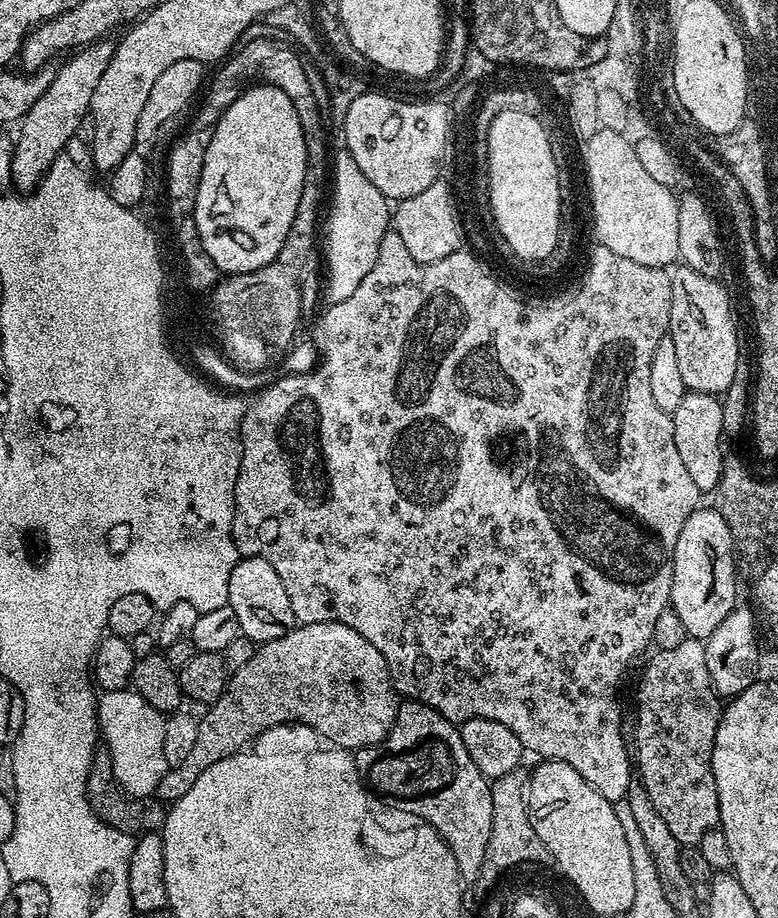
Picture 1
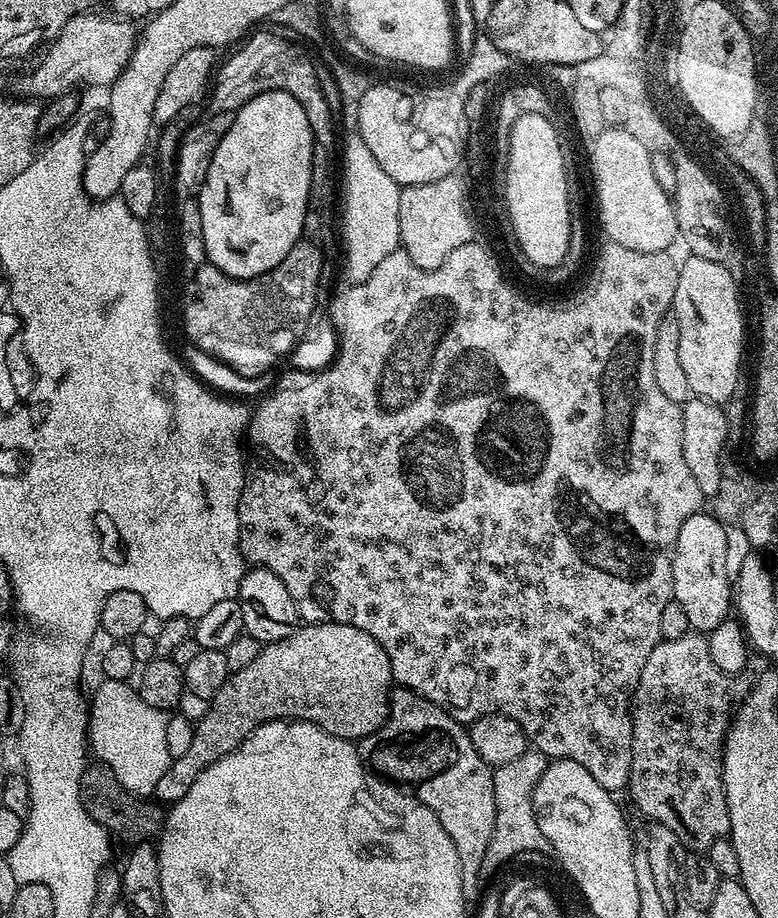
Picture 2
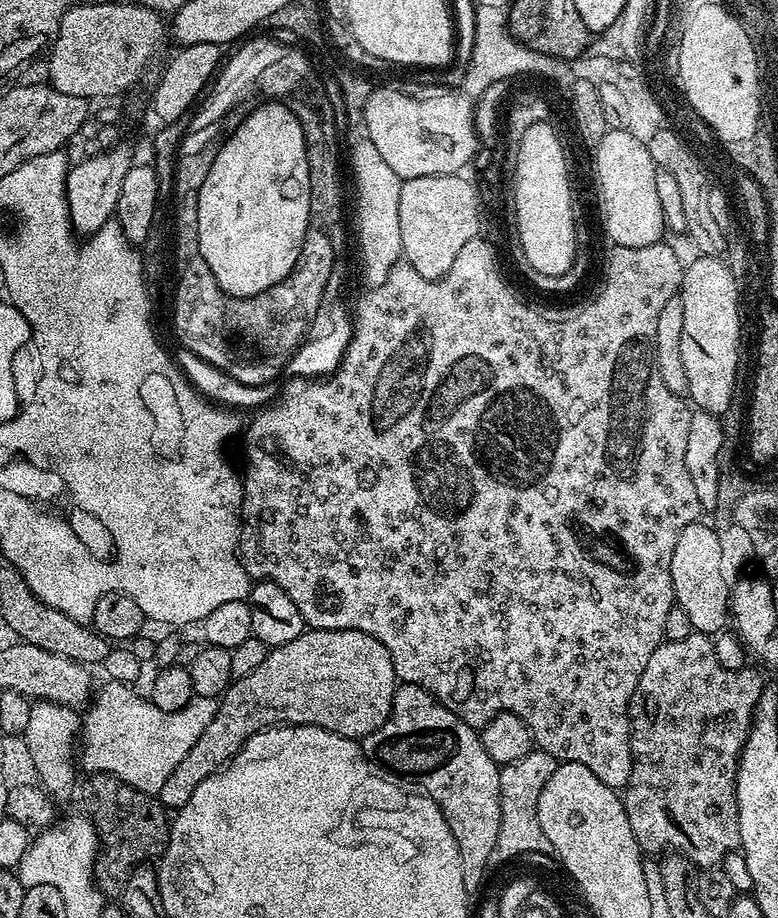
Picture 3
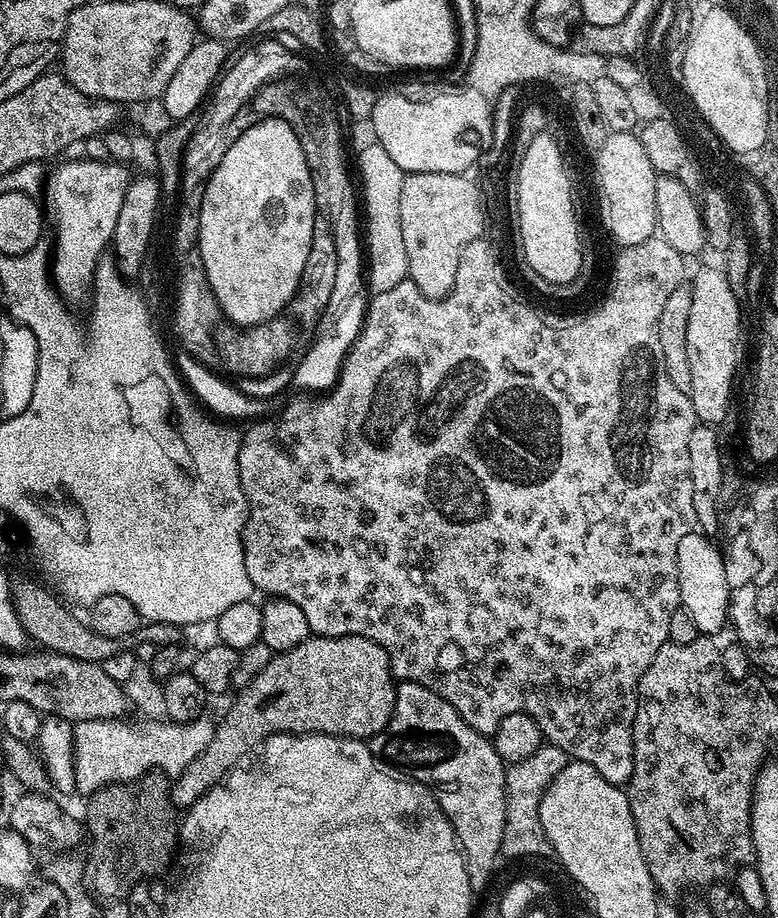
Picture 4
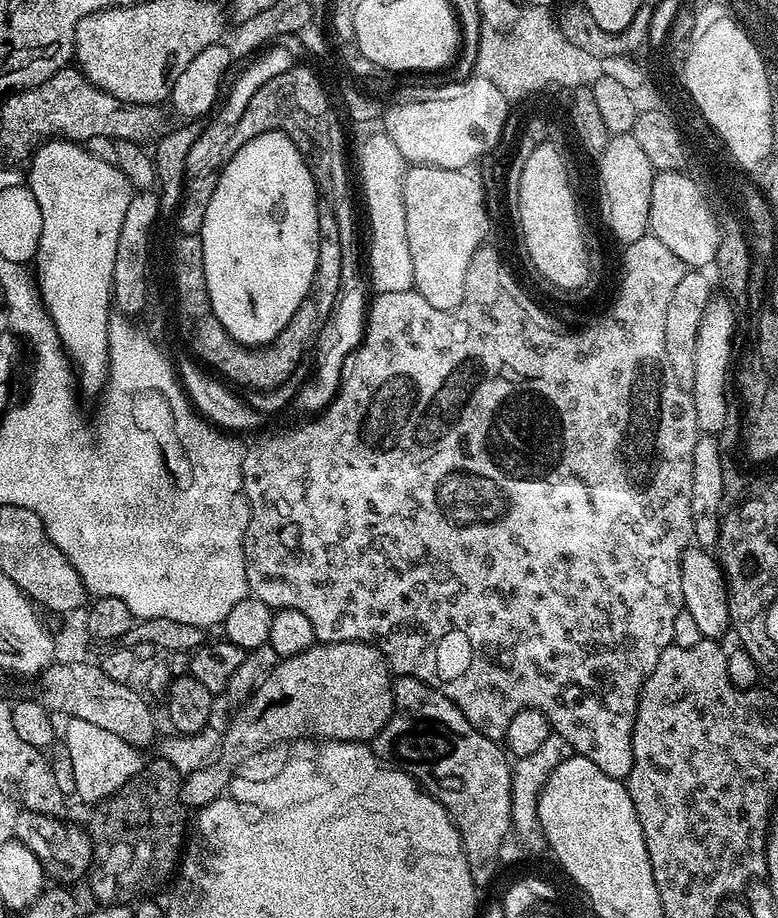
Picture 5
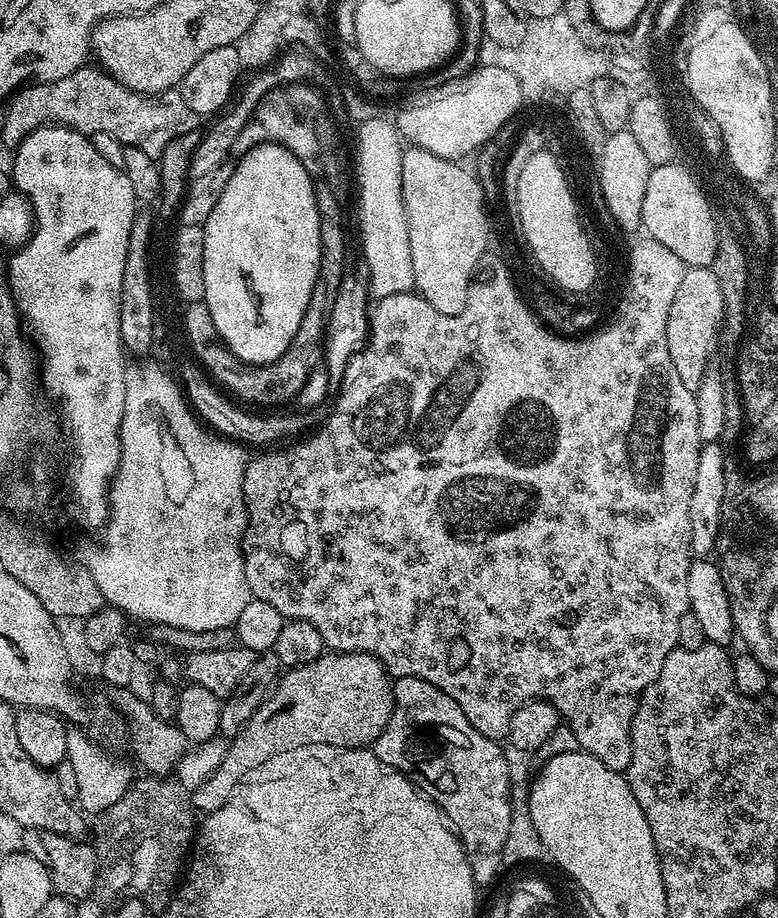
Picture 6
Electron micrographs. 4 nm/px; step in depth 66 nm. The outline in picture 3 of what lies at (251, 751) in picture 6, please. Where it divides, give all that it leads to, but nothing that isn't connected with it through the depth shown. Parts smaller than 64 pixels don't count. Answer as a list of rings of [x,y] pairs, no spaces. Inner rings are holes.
[[[308,628],[294,642],[286,642],[271,649],[255,670],[250,670],[246,678],[238,678],[229,684],[223,696],[219,697],[216,713],[206,726],[202,738],[190,746],[190,754],[178,762],[174,774],[162,782],[162,790],[158,799],[165,809],[178,810],[190,802],[190,794],[194,794],[194,786],[210,774],[219,772],[240,752],[241,746],[252,737],[255,732],[264,728],[294,724],[313,724],[324,732],[333,732],[339,736],[363,738],[379,730],[386,722],[392,709],[394,694],[396,693],[396,671],[394,662],[390,662],[390,654],[378,638],[370,638],[370,634],[362,634],[362,630],[322,630]]]

